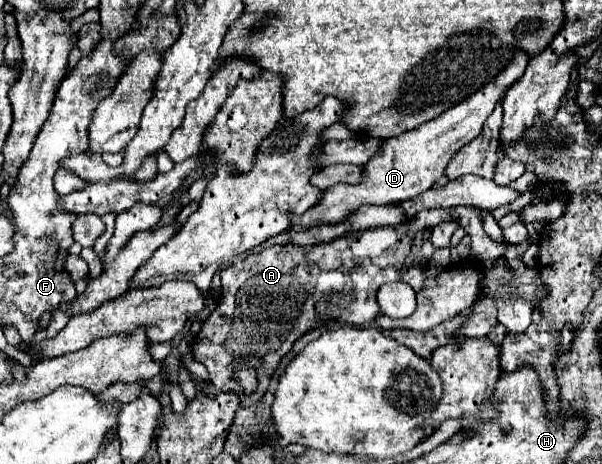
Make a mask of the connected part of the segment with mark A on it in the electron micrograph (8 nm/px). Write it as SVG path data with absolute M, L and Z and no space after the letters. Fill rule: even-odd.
M477 207L425 209L411 221L397 227L355 231L319 245L265 247L263 251L239 257L235 263L221 269L219 275L223 281L223 297L193 341L195 359L209 369L209 381L221 387L221 391L235 393L235 389L239 389L241 405L259 401L269 387L273 371L299 337L331 321L353 325L369 323L379 313L379 287L399 281L399 271L411 251L415 233L421 231L421 227L435 227L443 221L455 221L461 229L465 229L465 233L471 237L473 253L481 261L497 259L507 249L507 243L497 245L485 237L481 209ZM321 279L325 281L323 285L319 285ZM337 289L341 289L341 295L337 295ZM239 363L255 367L259 373L259 391L251 397L247 397L231 377L233 367Z

